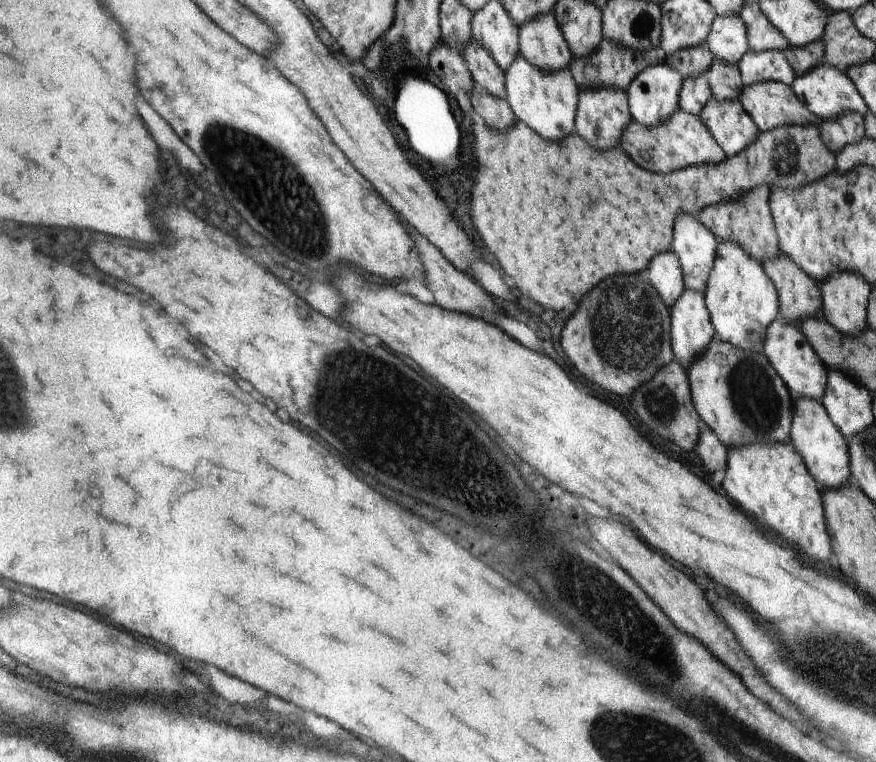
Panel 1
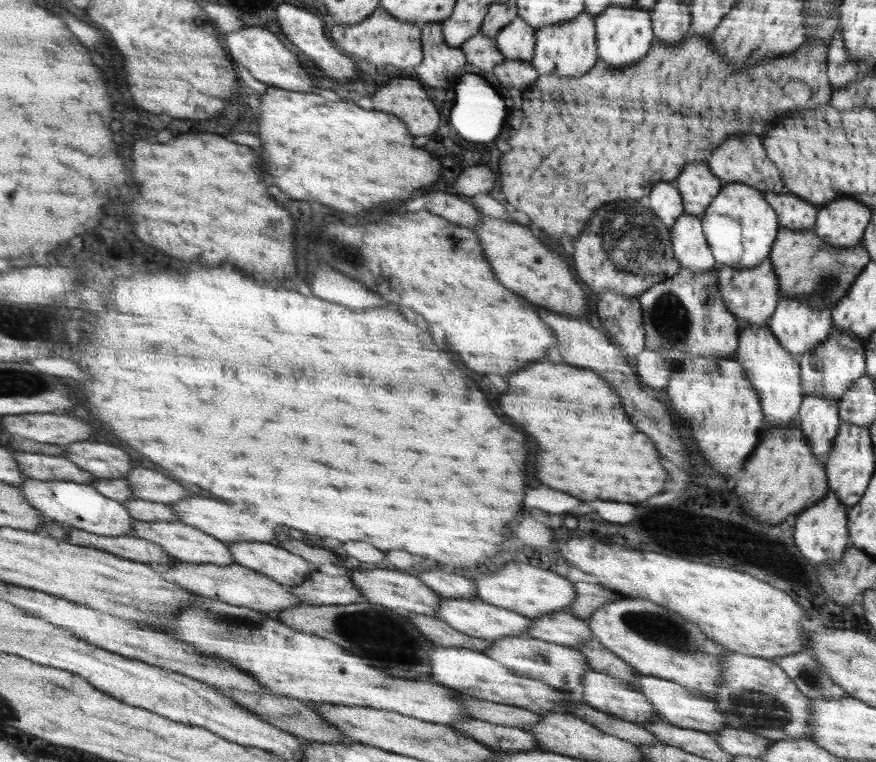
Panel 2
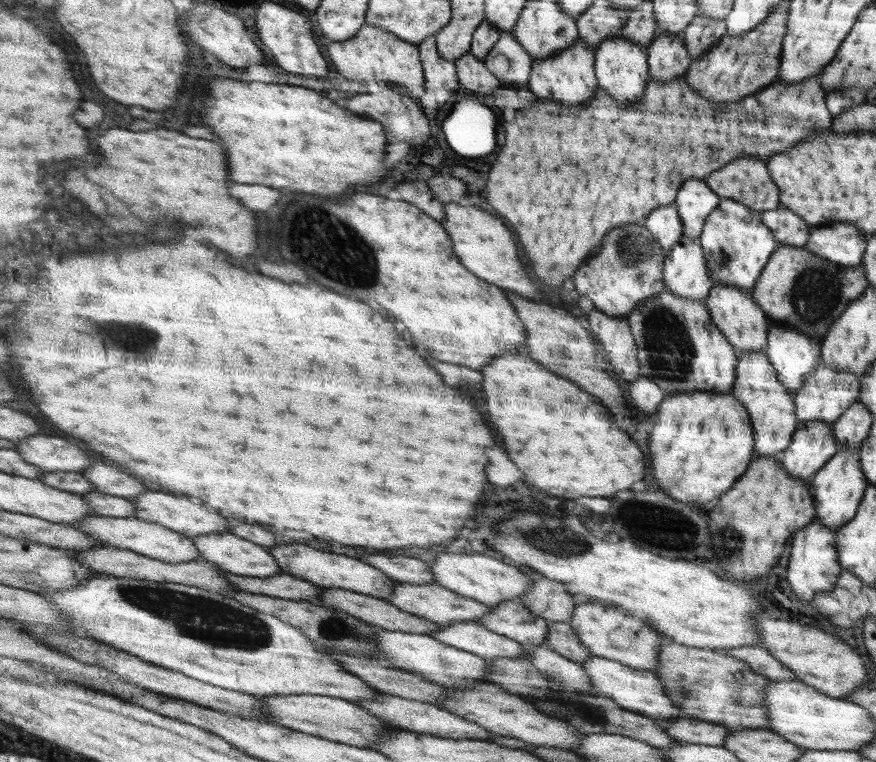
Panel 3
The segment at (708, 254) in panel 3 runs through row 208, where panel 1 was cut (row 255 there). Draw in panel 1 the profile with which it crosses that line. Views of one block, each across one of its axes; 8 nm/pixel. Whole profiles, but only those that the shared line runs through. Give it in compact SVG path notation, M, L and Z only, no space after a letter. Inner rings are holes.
M718 240L714 262L703 292L716 336L744 350L764 352L768 328L779 316L779 298L774 283L757 261L737 242Z

